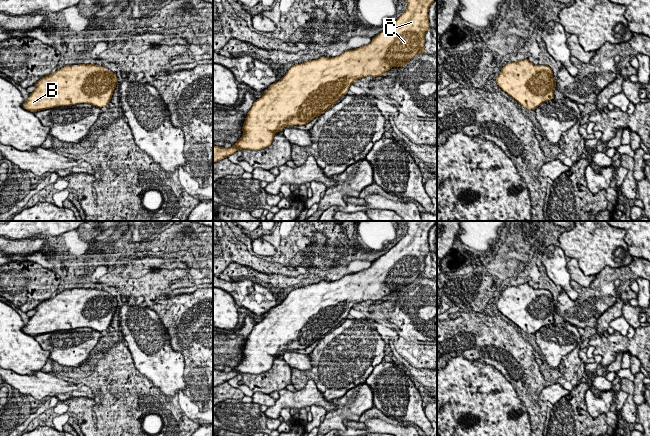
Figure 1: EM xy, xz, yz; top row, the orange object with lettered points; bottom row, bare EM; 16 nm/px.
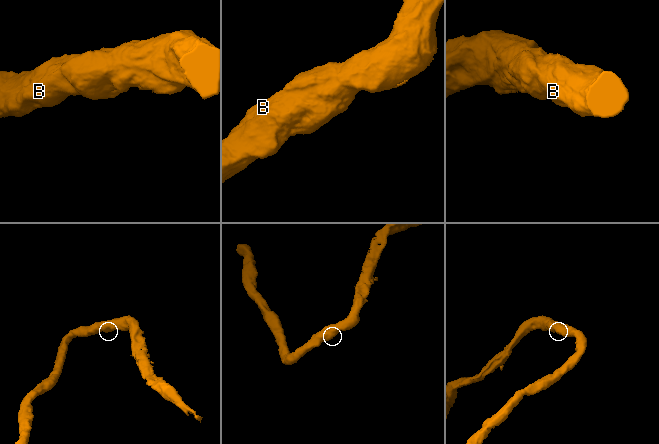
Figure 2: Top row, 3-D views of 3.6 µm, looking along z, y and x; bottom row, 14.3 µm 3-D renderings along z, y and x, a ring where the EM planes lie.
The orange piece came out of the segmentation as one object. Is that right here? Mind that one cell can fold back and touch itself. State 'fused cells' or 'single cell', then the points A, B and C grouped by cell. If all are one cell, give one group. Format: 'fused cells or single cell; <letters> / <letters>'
single cell; A B C

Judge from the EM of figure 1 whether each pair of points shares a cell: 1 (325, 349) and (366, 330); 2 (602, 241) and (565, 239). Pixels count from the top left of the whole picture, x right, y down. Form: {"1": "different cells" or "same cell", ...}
{"1": "same cell", "2": "same cell"}

